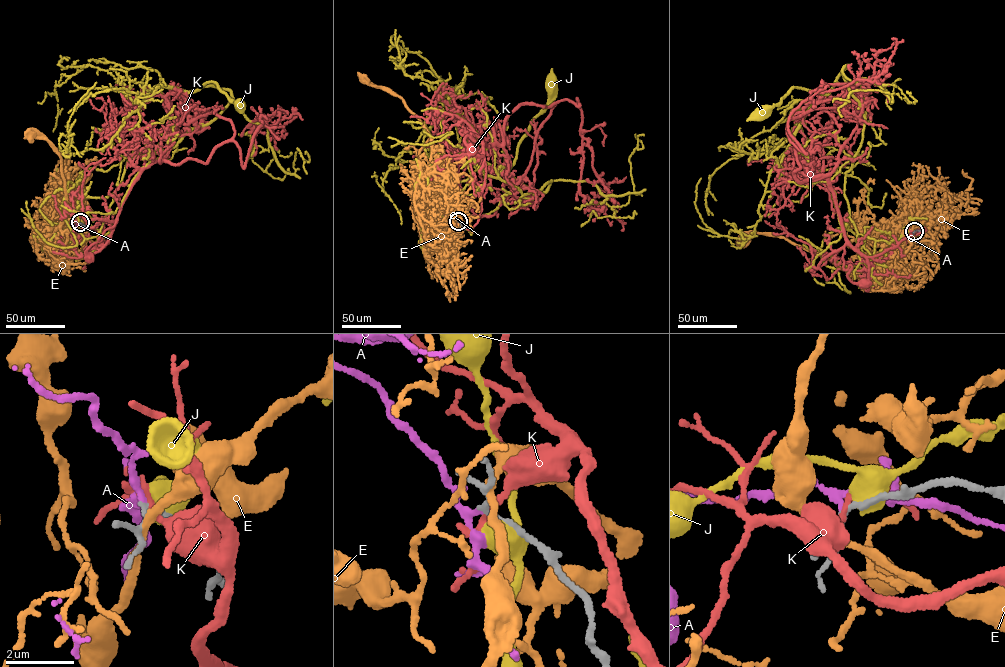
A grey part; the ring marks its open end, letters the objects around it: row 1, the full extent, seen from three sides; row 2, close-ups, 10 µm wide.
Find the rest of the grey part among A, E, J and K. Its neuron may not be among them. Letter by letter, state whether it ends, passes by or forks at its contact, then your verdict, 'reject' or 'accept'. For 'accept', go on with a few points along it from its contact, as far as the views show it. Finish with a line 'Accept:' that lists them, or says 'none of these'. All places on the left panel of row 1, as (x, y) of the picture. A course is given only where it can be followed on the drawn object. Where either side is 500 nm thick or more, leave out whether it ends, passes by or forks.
A: it passes by; accept
E: it passes by; reject
J: it passes by; reject
K: it forks there; reject
Accept: A

